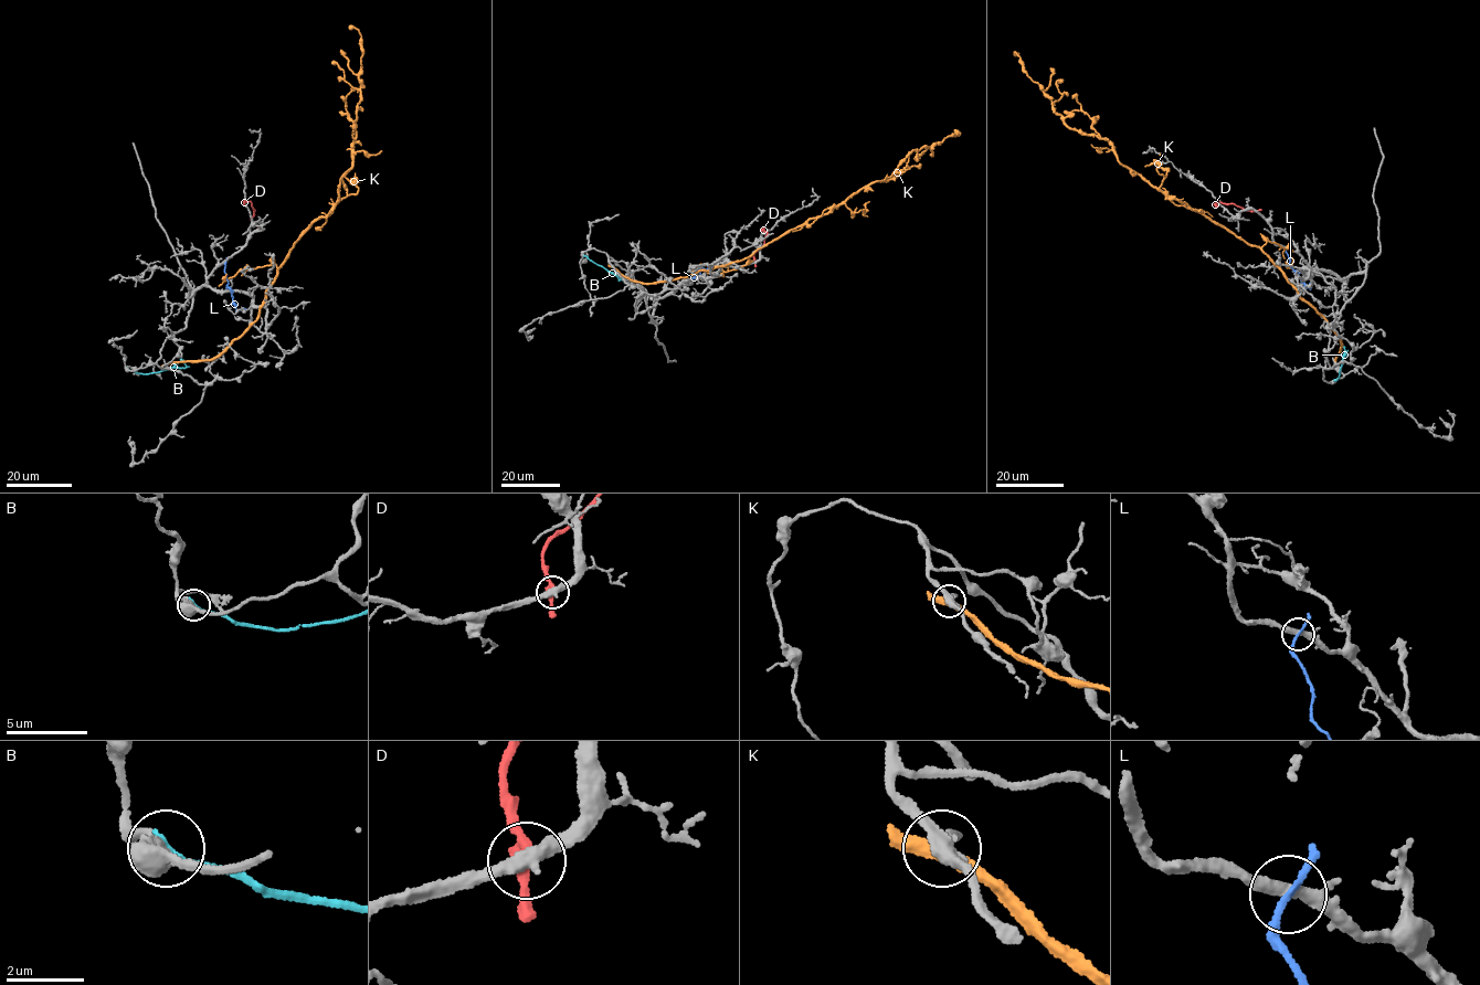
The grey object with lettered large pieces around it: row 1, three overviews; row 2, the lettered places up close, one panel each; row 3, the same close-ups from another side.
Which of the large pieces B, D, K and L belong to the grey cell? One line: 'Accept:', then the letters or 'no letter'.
Accept: no letter

